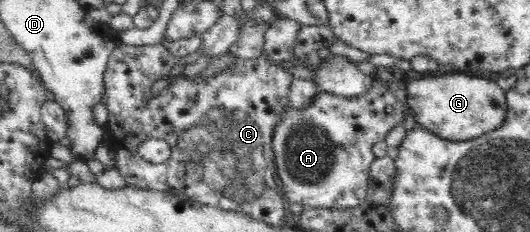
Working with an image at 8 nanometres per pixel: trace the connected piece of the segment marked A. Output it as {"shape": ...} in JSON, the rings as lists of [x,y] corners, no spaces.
{"shape":[[[375,78],[370,91],[360,97],[340,97],[320,90],[306,109],[288,106],[282,121],[274,129],[272,139],[284,197],[290,203],[329,209],[349,209],[362,204],[369,190],[369,171],[377,159],[372,147],[374,143],[384,141],[389,131],[406,121],[406,108],[406,104],[398,101],[388,84],[379,78]]]}

